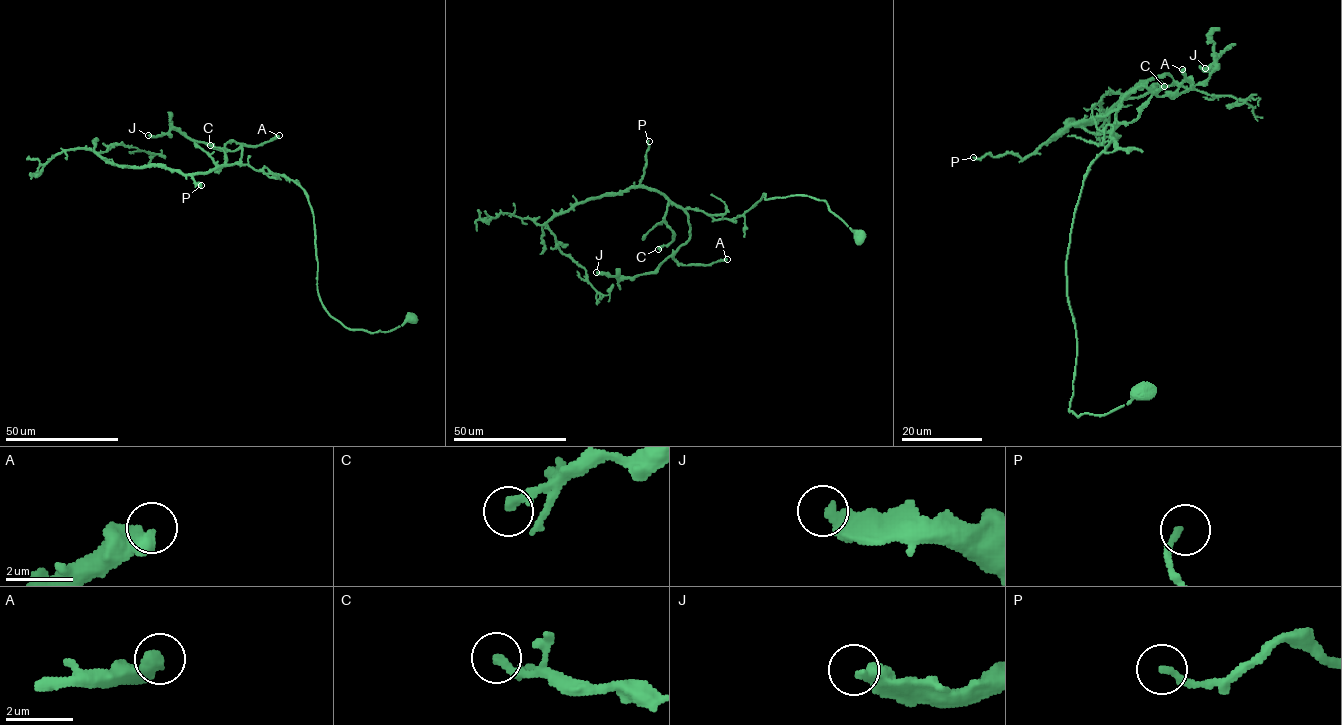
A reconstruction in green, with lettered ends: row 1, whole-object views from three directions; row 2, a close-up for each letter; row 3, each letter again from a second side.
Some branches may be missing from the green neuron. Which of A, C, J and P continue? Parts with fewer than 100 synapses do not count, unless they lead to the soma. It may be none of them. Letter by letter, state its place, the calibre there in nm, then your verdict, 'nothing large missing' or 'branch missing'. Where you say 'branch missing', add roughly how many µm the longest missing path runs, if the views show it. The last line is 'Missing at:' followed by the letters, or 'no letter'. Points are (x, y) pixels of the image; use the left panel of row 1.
A: at (279, 135); 500 nm thick; nothing large missing
C: at (210, 145); 240 nm thick; nothing large missing
J: at (148, 135); 480 nm thick; nothing large missing
P: at (201, 185); 170 nm thick; nothing large missing
Missing at: no letter

